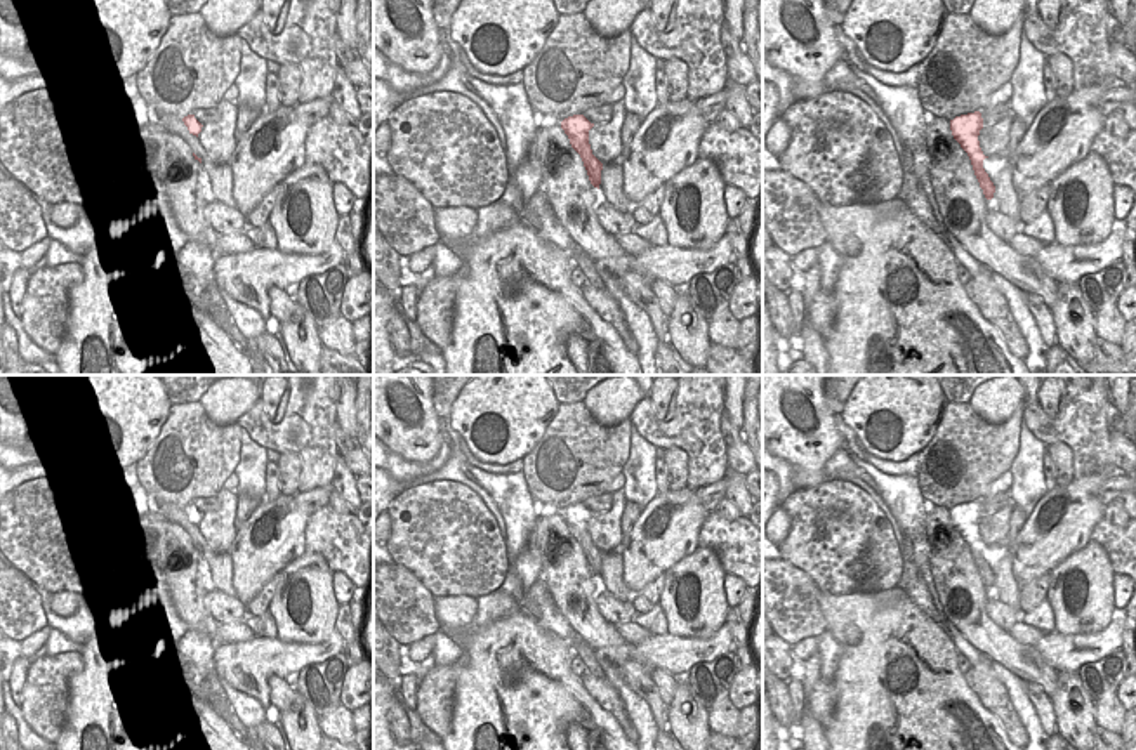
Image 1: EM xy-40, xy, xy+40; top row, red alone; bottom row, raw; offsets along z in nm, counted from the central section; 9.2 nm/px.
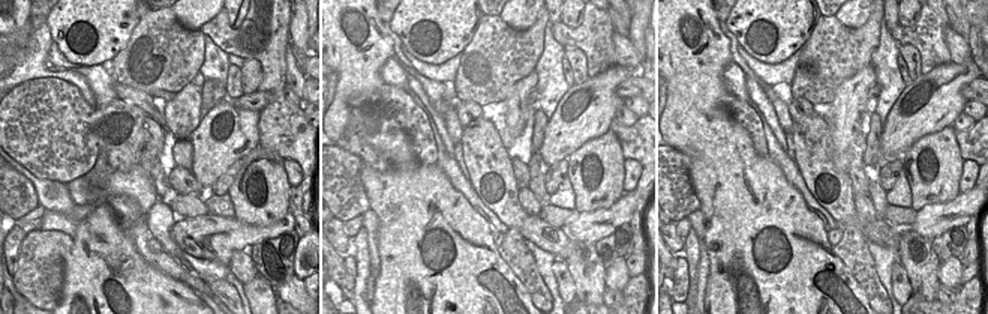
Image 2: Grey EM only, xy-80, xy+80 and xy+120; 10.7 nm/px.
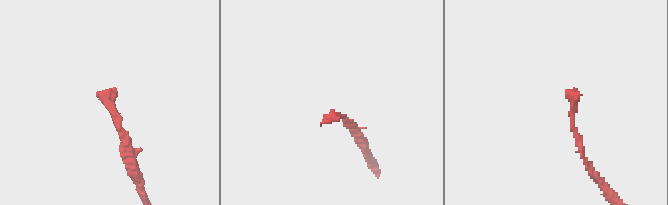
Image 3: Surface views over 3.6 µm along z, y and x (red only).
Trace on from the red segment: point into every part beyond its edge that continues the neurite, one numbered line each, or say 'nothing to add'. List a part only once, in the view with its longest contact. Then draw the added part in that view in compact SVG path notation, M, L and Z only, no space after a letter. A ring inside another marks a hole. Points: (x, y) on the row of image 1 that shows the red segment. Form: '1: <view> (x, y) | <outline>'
1: xy-40 (172, 124) | M148 111L149 120L165 127L165 130L182 137L191 151L201 160L201 167L207 170L214 161L207 156L196 135L193 135L184 125L181 116L168 115L165 111Z

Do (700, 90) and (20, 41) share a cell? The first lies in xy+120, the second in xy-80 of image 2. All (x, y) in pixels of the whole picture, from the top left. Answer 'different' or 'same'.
same

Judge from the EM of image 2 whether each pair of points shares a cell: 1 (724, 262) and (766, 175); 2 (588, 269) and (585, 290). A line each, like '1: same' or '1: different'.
1: same
2: same

